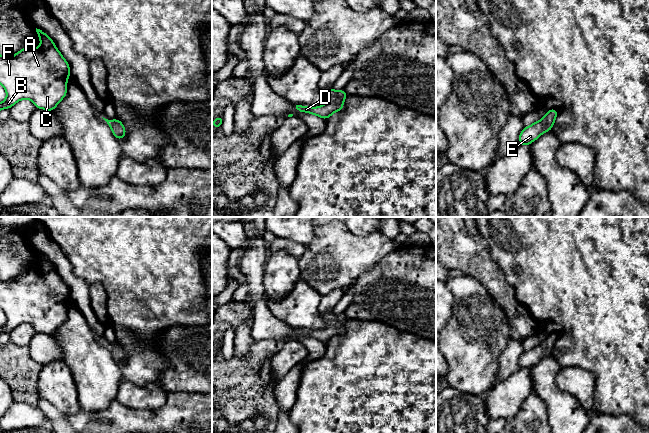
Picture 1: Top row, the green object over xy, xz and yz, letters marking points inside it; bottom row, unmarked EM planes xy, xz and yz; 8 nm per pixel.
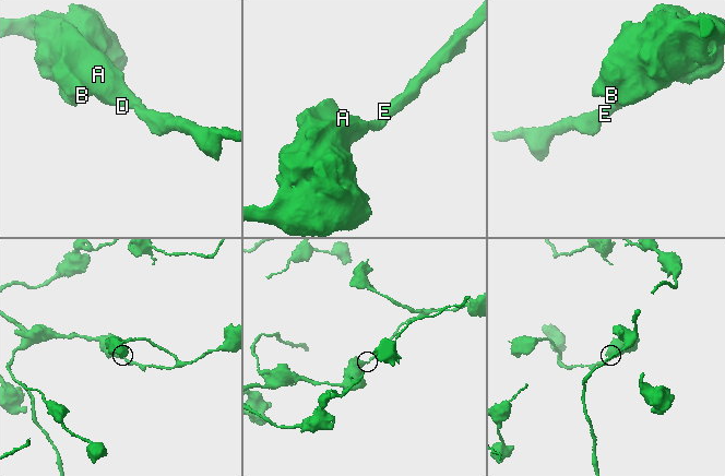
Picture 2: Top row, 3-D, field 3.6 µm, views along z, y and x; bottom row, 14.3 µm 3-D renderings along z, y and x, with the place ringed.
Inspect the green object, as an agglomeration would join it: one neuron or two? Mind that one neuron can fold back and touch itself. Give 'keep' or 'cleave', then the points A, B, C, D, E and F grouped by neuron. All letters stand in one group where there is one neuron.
keep; groups A B C D E F

